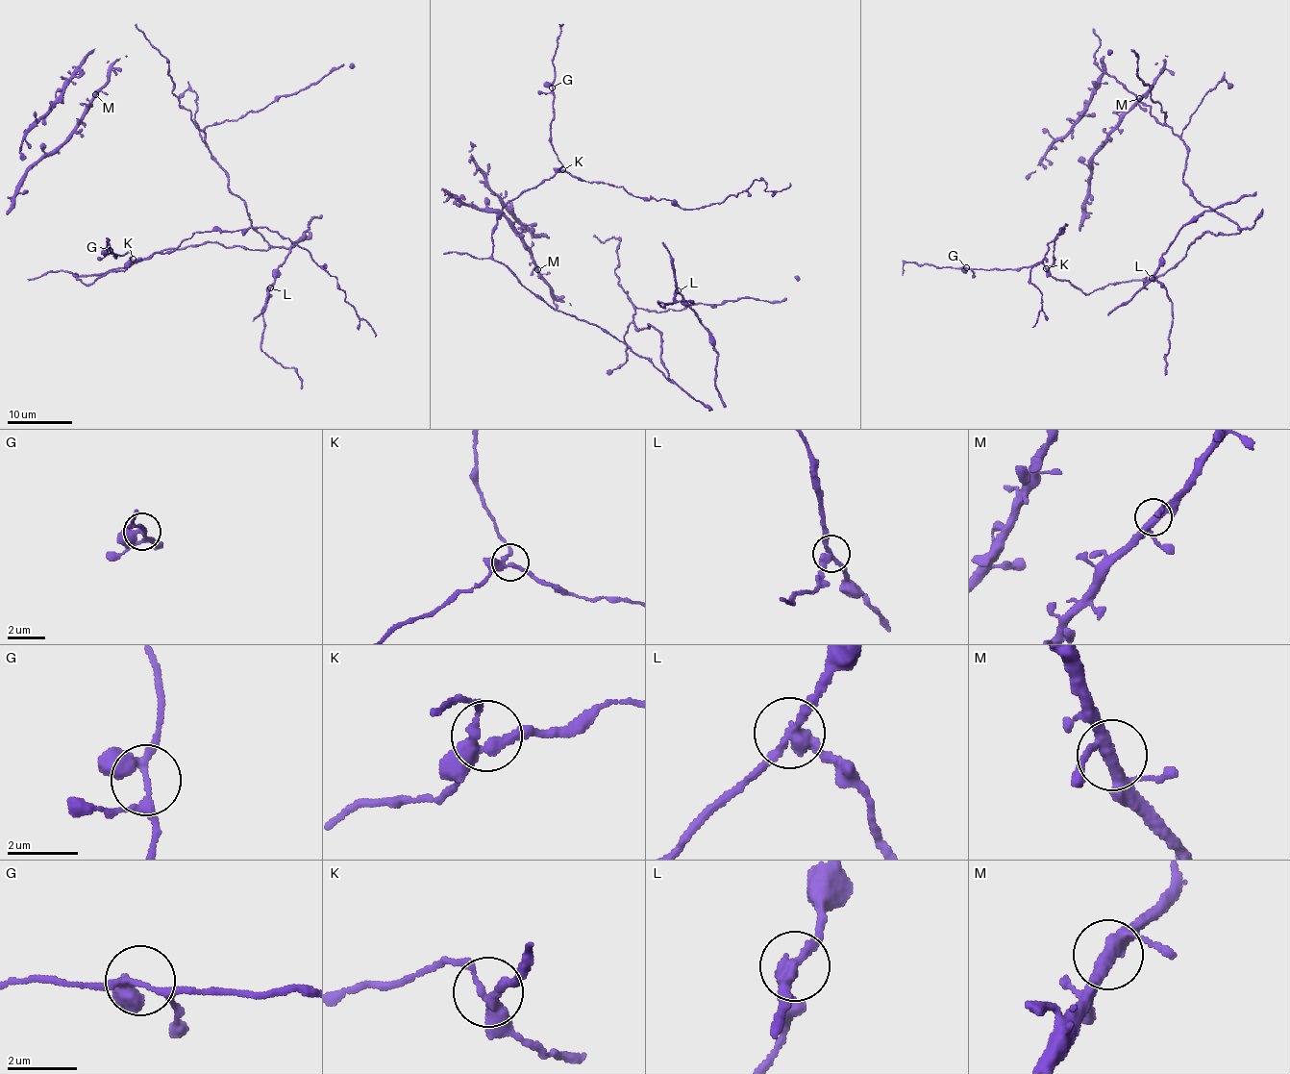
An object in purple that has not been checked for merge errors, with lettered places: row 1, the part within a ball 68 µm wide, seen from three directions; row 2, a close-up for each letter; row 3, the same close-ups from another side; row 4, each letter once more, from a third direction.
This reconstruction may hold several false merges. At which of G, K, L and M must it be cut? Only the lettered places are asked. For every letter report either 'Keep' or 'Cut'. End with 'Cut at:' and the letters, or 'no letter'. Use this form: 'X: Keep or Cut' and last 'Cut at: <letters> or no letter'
G: Keep
K: Keep
L: Cut
M: Keep
Cut at: L

